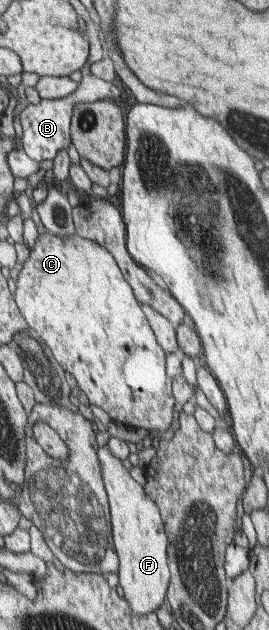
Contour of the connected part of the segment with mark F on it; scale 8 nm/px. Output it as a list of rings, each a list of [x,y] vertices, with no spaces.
[[[107,445],[98,449],[102,476],[106,491],[109,491],[110,513],[113,519],[114,543],[119,555],[118,578],[127,602],[134,614],[154,612],[166,604],[168,585],[172,581],[169,567],[169,537],[160,519],[160,508],[150,497],[146,497],[142,485],[138,485],[118,456]]]

